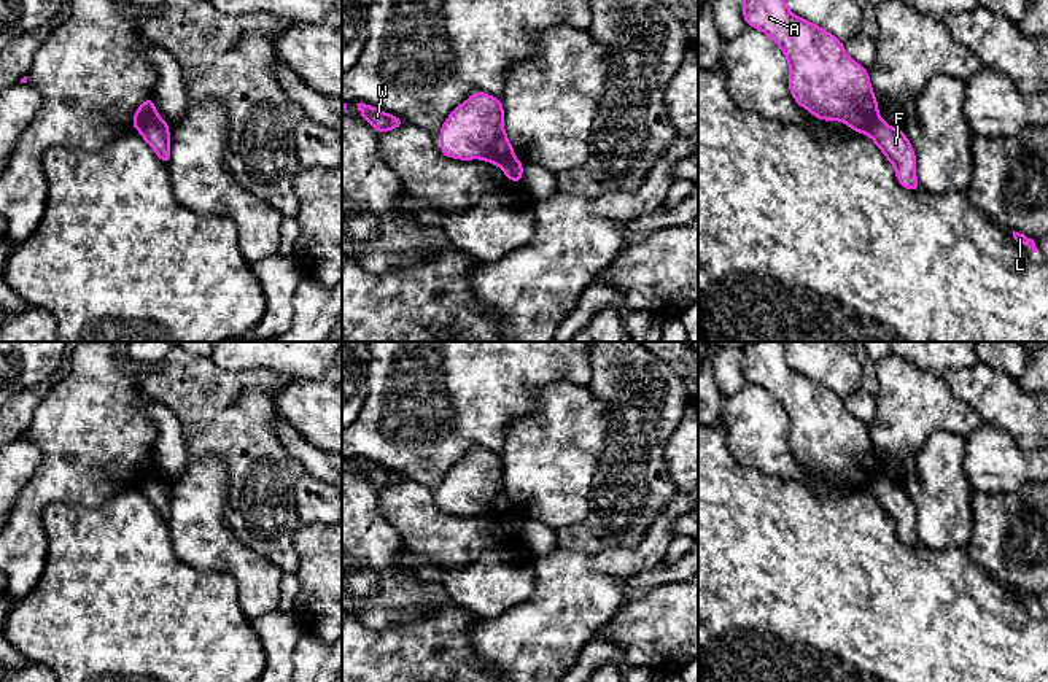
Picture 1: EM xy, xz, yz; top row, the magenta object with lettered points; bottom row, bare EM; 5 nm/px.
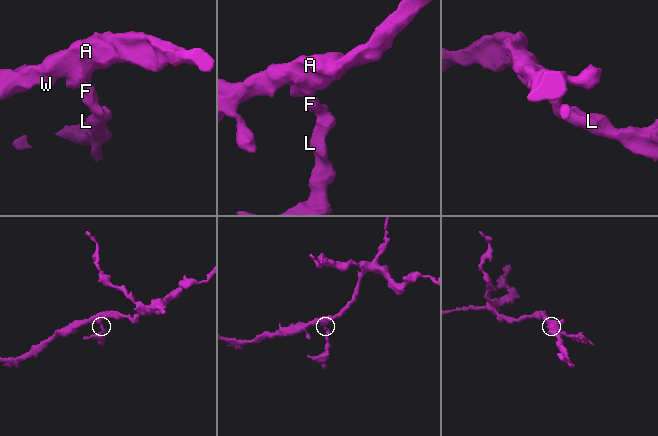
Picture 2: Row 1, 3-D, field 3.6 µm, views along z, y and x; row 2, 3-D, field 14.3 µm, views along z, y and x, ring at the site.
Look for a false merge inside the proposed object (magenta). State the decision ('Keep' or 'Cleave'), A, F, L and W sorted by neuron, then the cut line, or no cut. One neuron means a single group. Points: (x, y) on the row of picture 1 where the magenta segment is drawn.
Cleave. Groups: A W / F L. Split along xy (158, 115), (139, 131)

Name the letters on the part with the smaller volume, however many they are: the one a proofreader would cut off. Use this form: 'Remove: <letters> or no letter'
Remove: F, L

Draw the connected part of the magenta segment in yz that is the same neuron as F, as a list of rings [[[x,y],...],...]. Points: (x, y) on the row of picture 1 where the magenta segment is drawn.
[[[878,119],[867,132],[886,159],[895,167],[899,184],[908,191],[919,191],[916,178],[916,154],[905,135],[905,130],[891,127],[884,119]]]

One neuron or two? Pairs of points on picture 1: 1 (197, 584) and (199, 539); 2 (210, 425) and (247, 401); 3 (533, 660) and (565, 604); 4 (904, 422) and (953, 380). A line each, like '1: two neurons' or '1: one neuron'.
1: two neurons
2: one neuron
3: one neuron
4: two neurons

